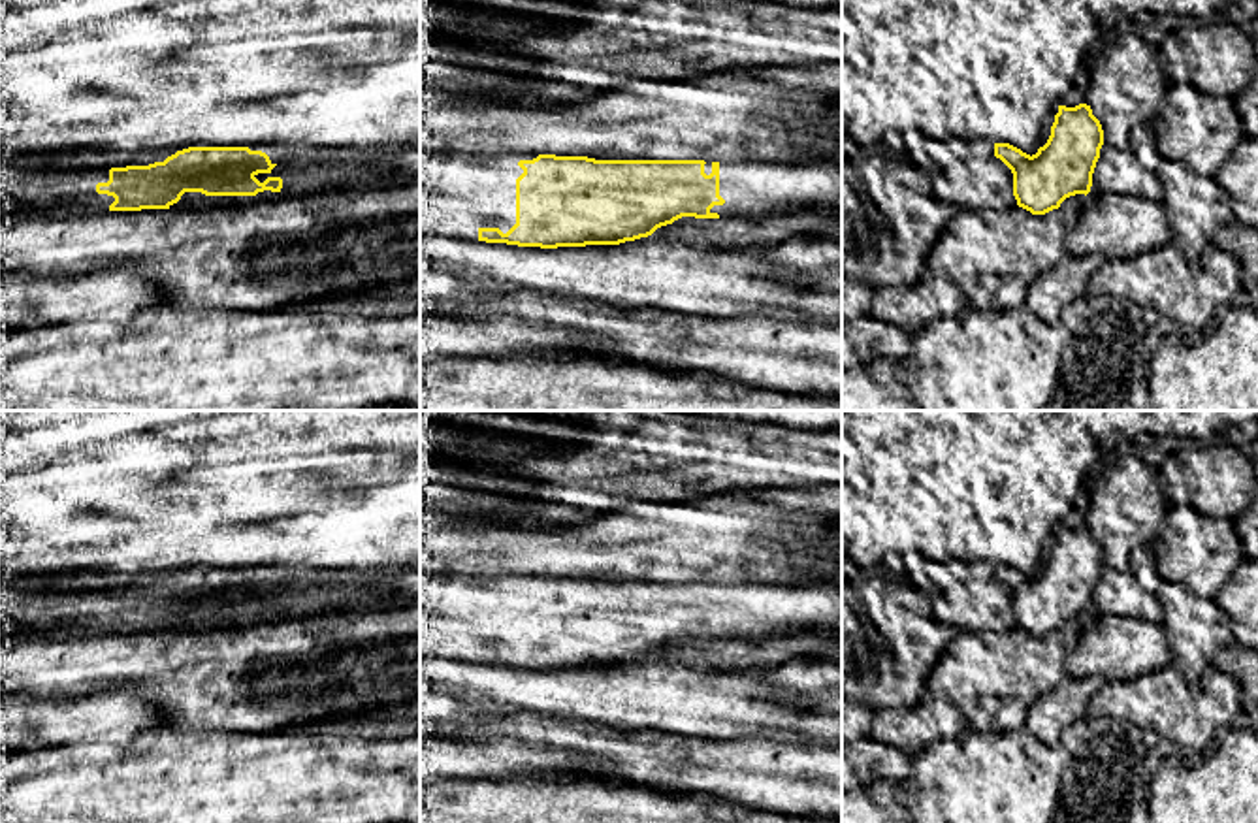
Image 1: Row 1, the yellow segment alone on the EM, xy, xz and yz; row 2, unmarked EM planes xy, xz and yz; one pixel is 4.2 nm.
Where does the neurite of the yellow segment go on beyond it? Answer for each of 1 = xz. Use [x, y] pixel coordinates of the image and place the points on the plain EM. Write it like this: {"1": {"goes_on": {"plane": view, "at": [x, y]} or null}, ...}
{"1": {"goes_on": {"plane": "xz", "at": [460, 614]}}}

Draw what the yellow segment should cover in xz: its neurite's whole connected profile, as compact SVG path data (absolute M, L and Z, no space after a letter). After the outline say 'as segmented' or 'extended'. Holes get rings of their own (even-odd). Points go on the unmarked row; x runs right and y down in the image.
M420 573L420 655L518 669L620 667L682 638L763 644L842 623L842 588L815 584L595 582Z | extended

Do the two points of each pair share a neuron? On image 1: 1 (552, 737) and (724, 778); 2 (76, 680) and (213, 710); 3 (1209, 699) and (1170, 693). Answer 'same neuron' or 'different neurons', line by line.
1: same neuron
2: same neuron
3: same neuron

